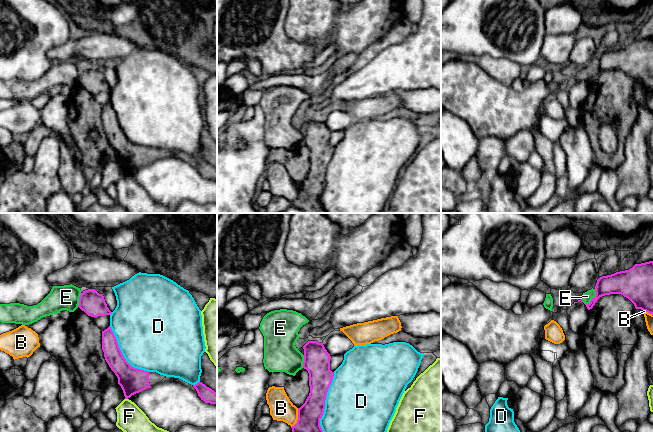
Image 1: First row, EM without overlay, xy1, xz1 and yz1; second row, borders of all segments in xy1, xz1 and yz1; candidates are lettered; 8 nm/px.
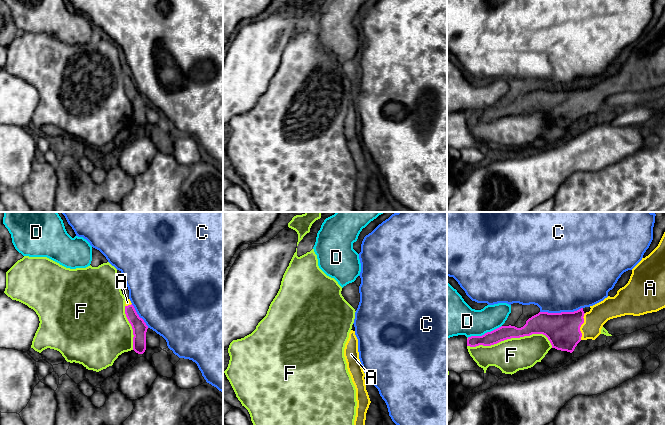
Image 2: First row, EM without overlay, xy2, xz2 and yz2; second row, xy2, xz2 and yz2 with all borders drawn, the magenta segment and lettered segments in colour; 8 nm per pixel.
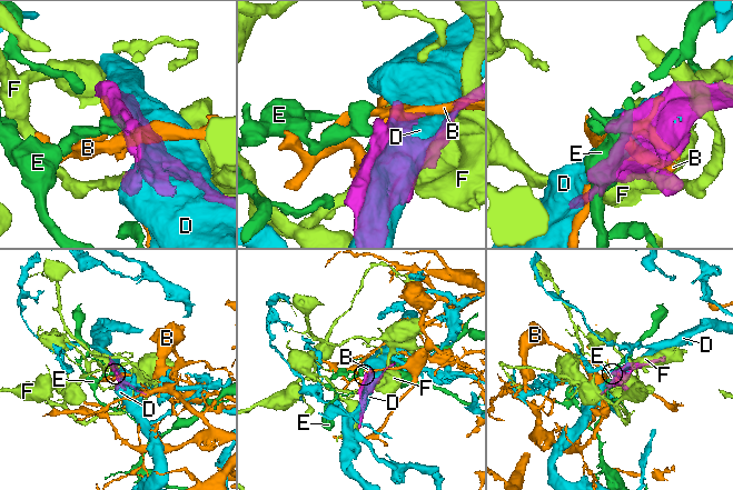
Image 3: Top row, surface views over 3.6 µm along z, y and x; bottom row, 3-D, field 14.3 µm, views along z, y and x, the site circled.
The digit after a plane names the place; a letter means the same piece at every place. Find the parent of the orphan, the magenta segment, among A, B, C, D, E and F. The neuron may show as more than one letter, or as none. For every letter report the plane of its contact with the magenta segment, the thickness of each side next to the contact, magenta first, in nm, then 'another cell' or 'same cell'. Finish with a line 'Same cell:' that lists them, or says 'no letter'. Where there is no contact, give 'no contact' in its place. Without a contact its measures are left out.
A: meets magenta in yz2; 280 nm thick on the magenta side, 170 nm on the other; same cell
B: meets magenta in xz1; 190 nm thick on the magenta side, 190 nm on the other; another cell
C: meets magenta in yz2; 280 nm thick on the magenta side, 500 nm on the other; another cell
D: meets magenta in xz1; 190 nm thick on the magenta side, 500 nm on the other; another cell
E: meets magenta in yz1; 180 nm thick on the magenta side, 80 nm on the other; another cell
F: meets magenta in yz2; 160 nm thick on the magenta side, 260 nm on the other; another cell
Same cell: A

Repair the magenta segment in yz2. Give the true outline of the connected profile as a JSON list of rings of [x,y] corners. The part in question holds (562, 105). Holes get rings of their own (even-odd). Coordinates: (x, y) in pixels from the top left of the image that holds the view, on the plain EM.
[[[665,8],[658,22],[632,45],[628,59],[620,64],[614,73],[608,72],[590,84],[586,89],[583,84],[574,88],[539,88],[529,94],[521,104],[501,102],[482,112],[468,113],[467,122],[491,122],[511,114],[543,110],[550,117],[552,124],[572,129],[581,116],[595,116],[601,110],[603,101],[610,95],[625,91],[640,92],[665,84]]]

